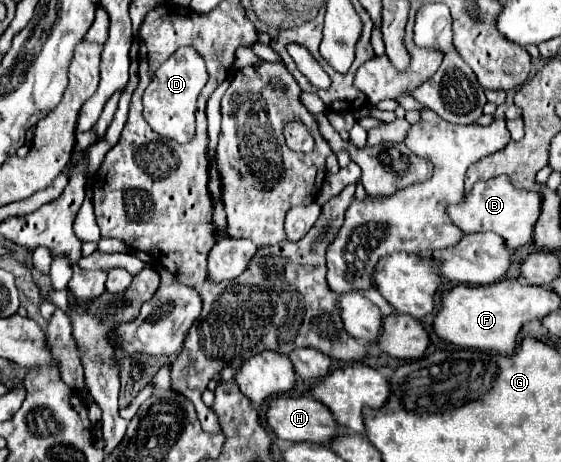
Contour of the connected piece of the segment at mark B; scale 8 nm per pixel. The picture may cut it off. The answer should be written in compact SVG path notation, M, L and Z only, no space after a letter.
M507 178L477 182L477 186L473 186L473 190L463 196L463 202L447 208L447 214L457 228L461 228L467 234L491 230L503 238L509 250L515 250L531 240L533 222L537 222L539 212L541 212L541 194L537 194L535 190L513 190Z

